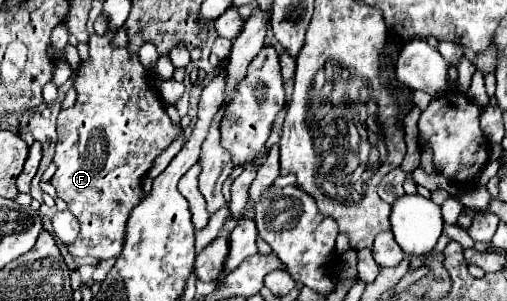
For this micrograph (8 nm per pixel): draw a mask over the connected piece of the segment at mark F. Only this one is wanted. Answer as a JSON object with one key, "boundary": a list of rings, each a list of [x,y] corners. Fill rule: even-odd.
{"boundary":[[[106,32],[104,36],[92,34],[88,42],[90,58],[76,70],[76,104],[58,114],[58,142],[54,156],[54,164],[58,166],[58,170],[52,176],[50,184],[56,188],[58,198],[68,204],[68,210],[80,222],[80,234],[76,242],[68,246],[68,252],[78,258],[92,256],[96,260],[108,260],[116,258],[122,252],[128,216],[144,196],[142,178],[152,168],[156,156],[162,154],[182,134],[182,128],[172,124],[158,96],[154,94],[148,74],[142,68],[138,56],[132,56],[126,48],[114,48],[110,44],[112,38],[112,32]]]}

